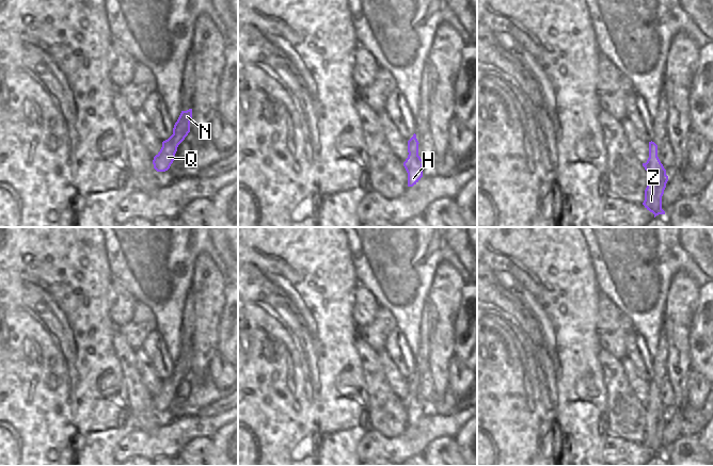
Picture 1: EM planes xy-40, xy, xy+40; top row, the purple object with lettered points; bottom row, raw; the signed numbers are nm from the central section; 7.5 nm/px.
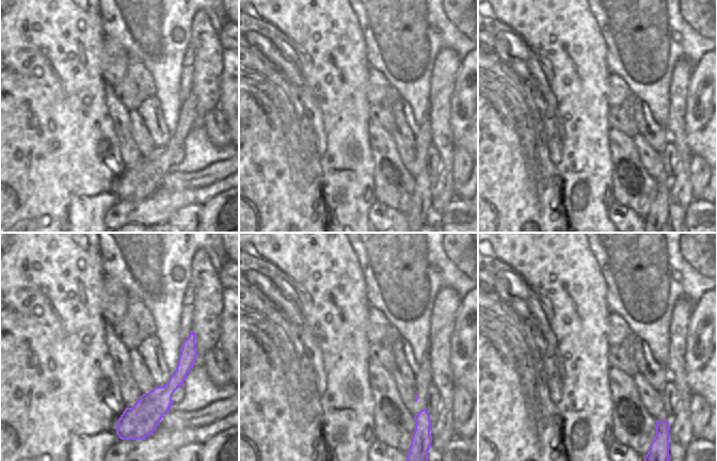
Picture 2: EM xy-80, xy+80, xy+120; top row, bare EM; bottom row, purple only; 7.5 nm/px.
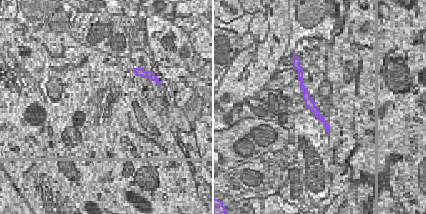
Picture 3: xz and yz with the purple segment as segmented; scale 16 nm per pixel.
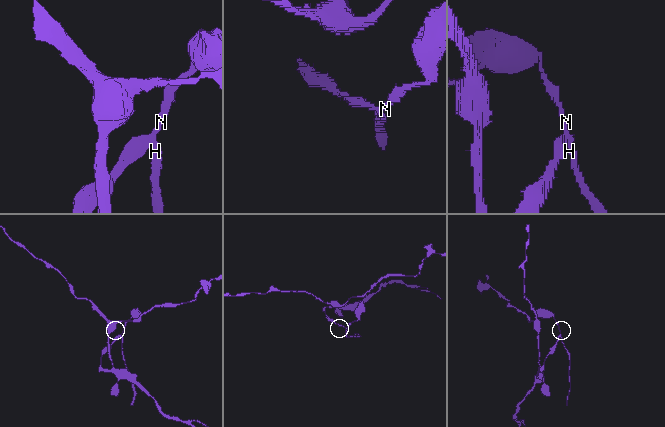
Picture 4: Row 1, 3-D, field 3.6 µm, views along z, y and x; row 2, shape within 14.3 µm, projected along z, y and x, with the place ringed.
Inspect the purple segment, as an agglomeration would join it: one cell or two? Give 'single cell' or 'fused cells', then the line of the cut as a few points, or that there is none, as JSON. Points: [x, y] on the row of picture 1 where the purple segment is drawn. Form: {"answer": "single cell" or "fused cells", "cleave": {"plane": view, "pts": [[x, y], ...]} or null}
{"answer": "fused cells", "cleave": {"plane": "xy", "pts": [[410, 139], [411, 146], [408, 148]]}}

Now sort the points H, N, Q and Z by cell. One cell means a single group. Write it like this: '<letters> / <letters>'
H Z / N Q

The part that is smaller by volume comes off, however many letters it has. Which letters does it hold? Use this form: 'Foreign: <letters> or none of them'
Foreign: H, Z

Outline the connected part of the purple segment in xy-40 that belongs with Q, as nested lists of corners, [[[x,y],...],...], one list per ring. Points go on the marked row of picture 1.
[[[192,109],[181,111],[173,128],[173,134],[162,142],[160,151],[154,157],[153,164],[157,172],[165,172],[175,160],[178,145],[190,132],[190,122],[192,119]]]

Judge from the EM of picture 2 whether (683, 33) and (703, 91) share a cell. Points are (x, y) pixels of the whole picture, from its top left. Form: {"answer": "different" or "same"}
{"answer": "different"}

